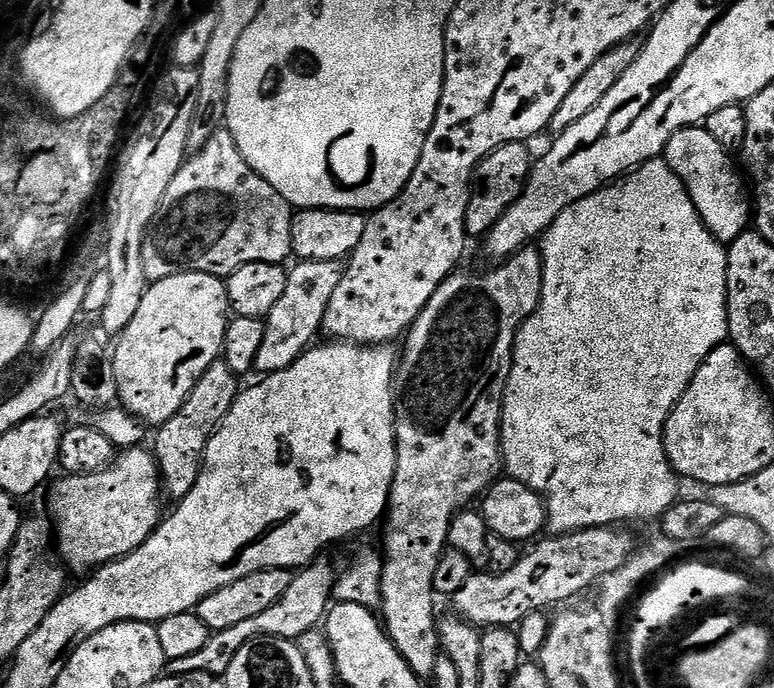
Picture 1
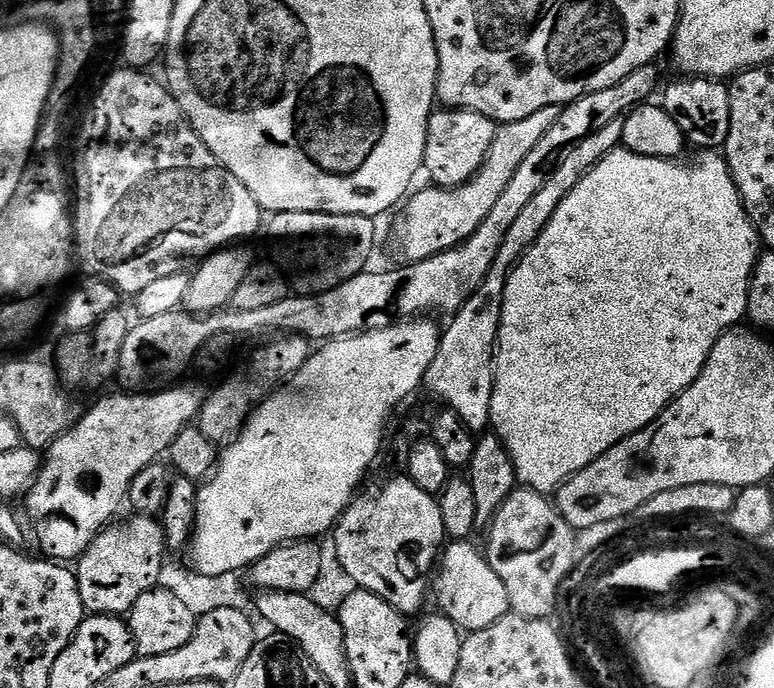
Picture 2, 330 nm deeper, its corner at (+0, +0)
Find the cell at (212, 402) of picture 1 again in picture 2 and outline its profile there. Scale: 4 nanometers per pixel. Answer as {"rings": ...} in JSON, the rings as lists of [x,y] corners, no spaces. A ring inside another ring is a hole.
{"rings":[[[132,514],[129,517],[121,524],[109,524],[78,557],[74,571],[85,613],[123,617],[146,590],[158,585],[166,561],[164,526],[155,516]]]}

